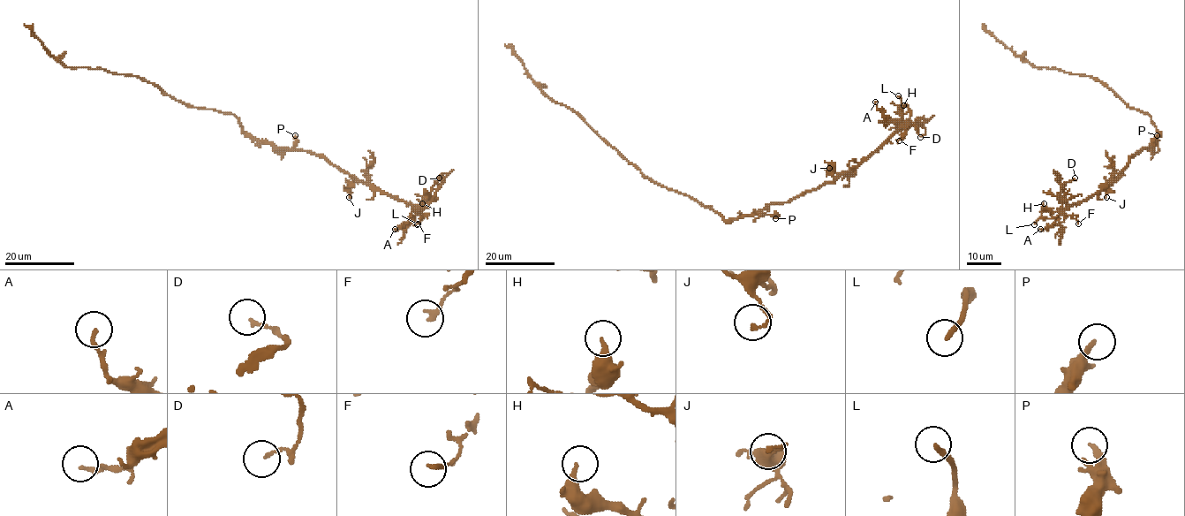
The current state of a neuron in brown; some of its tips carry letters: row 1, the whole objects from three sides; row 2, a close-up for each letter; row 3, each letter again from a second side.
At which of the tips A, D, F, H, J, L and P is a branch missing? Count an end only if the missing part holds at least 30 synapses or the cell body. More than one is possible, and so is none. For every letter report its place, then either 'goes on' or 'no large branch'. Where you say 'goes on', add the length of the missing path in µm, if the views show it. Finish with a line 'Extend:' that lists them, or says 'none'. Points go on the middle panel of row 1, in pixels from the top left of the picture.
A: place (875, 102); no large branch
D: place (920, 137); no large branch
F: place (899, 140); no large branch
H: place (903, 105); no large branch
J: place (829, 168); no large branch
L: place (898, 95); goes on; missing 35 µm
P: place (775, 218); no large branch
Extend: L

